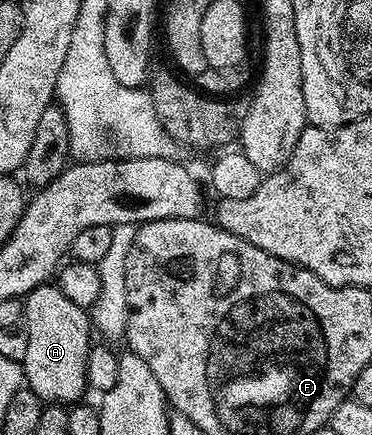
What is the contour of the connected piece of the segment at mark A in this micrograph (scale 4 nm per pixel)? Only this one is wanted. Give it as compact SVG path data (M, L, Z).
M46 283L26 293L27 355L23 362L24 384L42 402L70 406L87 393L87 355L91 348L91 317L80 309L56 284Z

